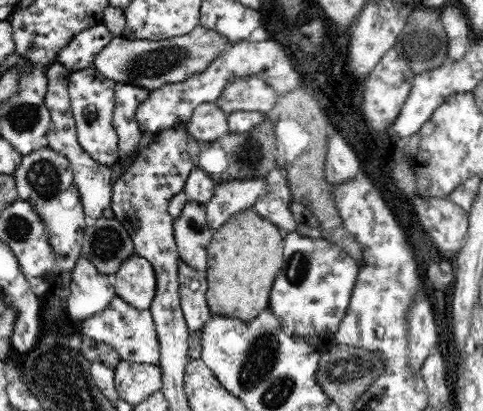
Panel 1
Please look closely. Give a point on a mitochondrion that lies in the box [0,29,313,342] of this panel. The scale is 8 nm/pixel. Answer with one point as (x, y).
(164, 60)

